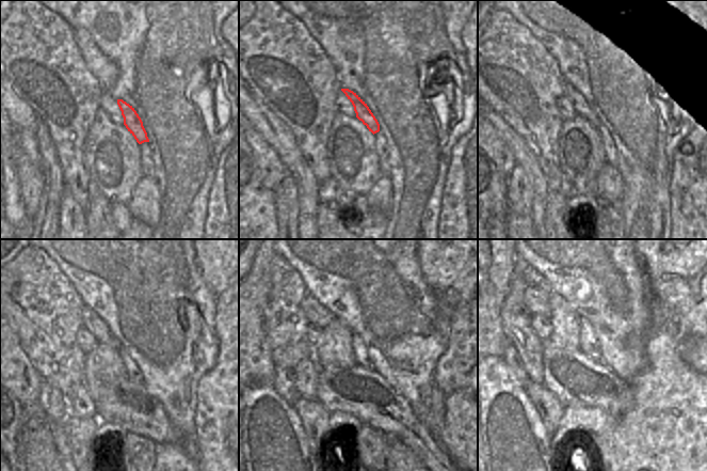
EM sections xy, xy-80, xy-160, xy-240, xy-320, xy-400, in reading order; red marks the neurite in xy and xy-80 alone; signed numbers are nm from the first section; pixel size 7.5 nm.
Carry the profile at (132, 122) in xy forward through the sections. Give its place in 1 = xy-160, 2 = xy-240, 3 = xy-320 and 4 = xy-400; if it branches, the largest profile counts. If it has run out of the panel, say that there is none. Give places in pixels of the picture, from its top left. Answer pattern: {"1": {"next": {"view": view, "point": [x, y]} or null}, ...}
{"1": {"next": {"view": "xy-160", "point": [578, 90]}}, "2": {"next": {"view": "xy-240", "point": [92, 323]}}, "3": {"next": {"view": "xy-320", "point": [317, 315]}}, "4": {"next": {"view": "xy-400", "point": [535, 299]}}}

